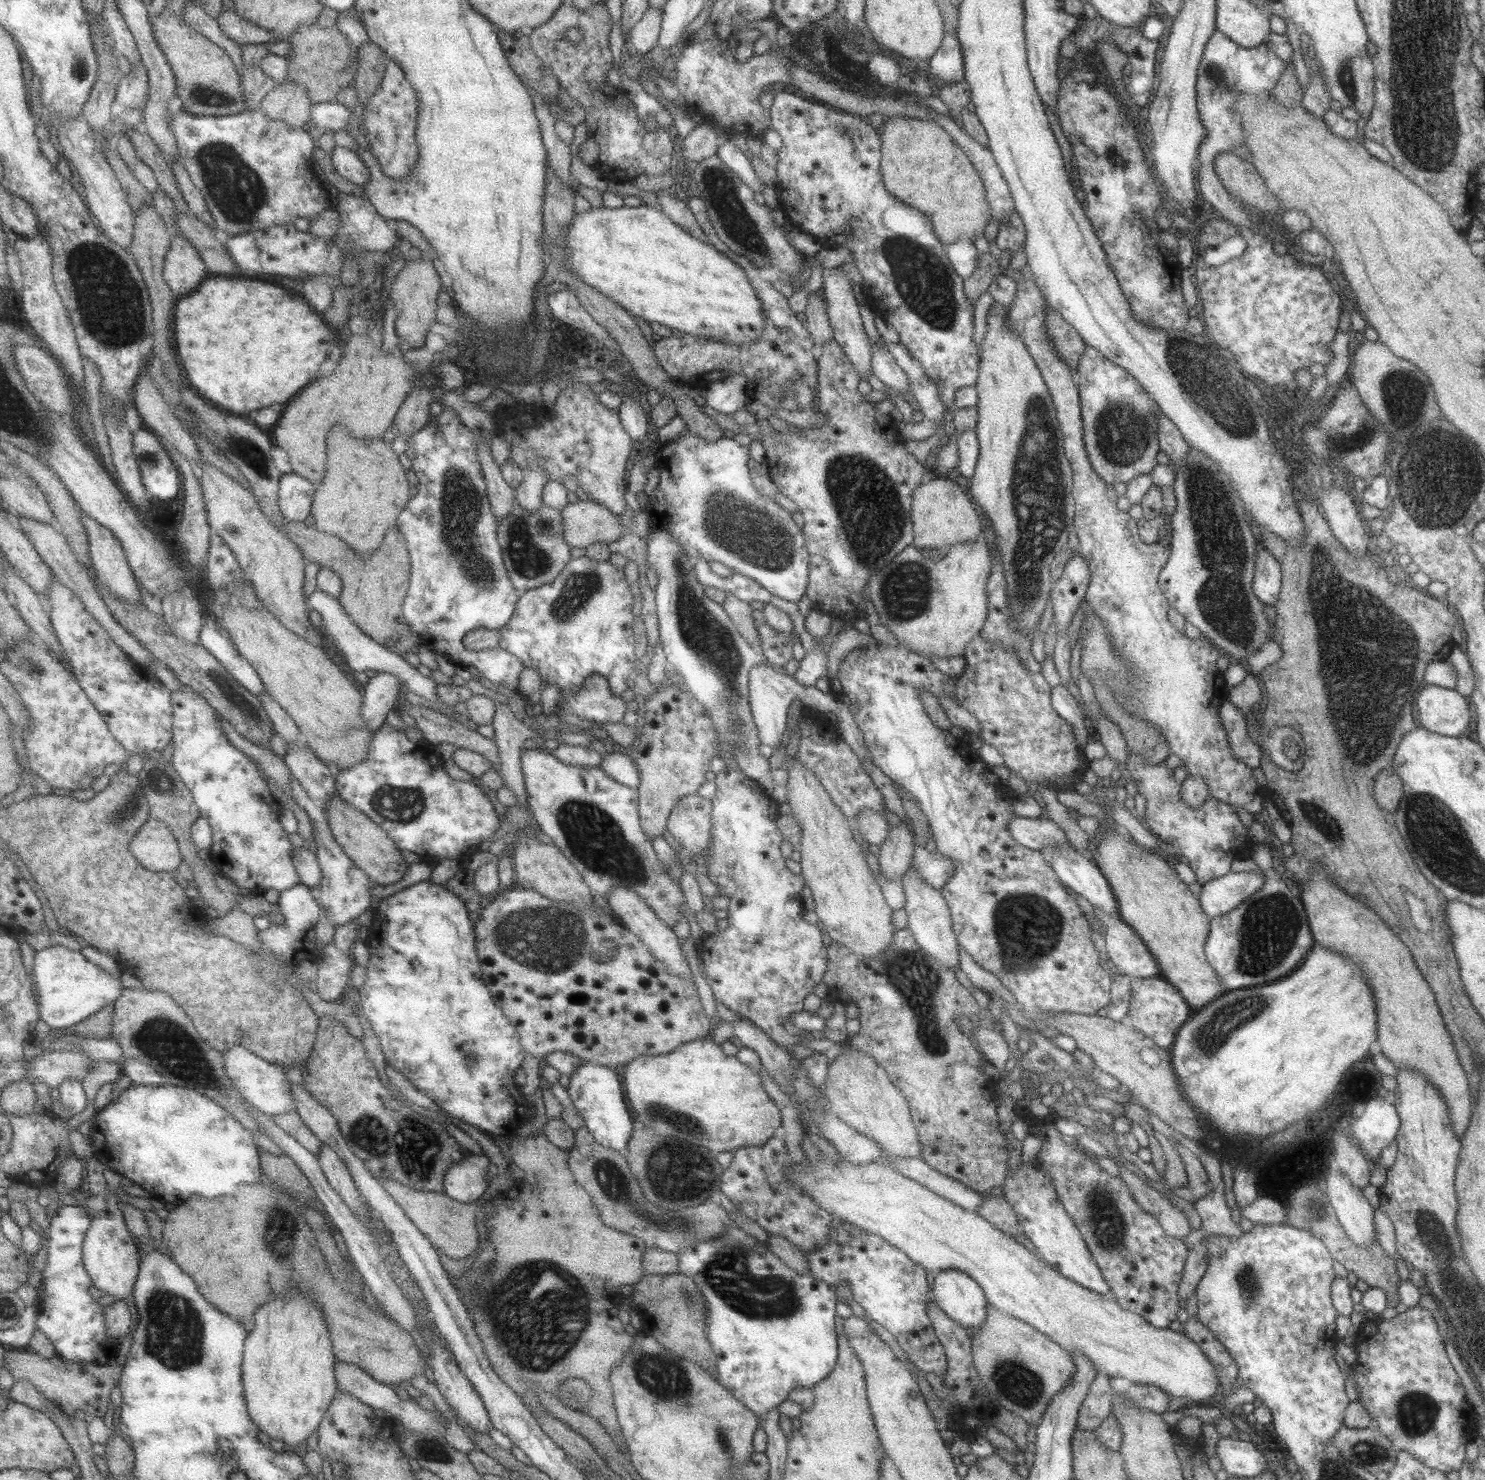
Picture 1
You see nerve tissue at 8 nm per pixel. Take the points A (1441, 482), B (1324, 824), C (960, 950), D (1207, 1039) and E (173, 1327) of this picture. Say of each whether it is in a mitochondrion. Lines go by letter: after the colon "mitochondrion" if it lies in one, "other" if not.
A: mitochondrion
B: mitochondrion
C: other
D: mitochondrion
E: mitochondrion

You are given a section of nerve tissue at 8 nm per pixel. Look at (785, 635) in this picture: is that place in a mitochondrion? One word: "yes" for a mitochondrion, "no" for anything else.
no

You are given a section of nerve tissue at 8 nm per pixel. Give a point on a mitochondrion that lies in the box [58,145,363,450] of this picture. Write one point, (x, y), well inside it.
(110, 304)

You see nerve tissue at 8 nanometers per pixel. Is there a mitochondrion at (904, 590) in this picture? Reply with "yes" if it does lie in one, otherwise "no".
yes

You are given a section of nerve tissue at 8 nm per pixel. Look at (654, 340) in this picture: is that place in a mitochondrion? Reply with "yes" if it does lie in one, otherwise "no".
no

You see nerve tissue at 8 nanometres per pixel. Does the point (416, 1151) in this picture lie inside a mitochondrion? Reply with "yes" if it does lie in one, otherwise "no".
yes

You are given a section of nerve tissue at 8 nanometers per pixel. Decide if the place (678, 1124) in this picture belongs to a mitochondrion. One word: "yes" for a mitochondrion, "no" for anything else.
yes

